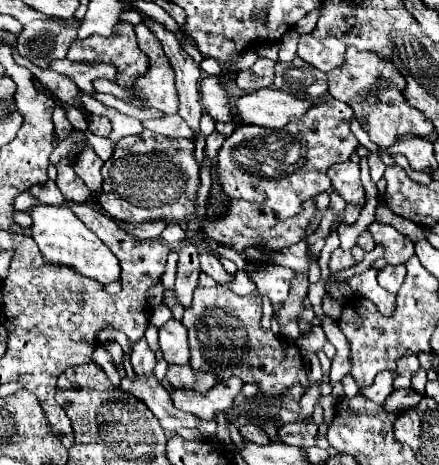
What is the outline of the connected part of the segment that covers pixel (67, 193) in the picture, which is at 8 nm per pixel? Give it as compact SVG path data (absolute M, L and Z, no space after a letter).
M86 141L76 143L76 145L68 151L68 155L64 155L64 157L60 159L60 163L56 165L56 169L58 169L56 185L58 185L58 189L62 191L64 199L66 199L66 201L72 201L72 203L84 203L84 201L88 201L88 197L92 195L92 191L84 185L84 181L76 175L76 171L74 171L72 165L70 165L70 161L76 161L78 155L84 151L84 145L86 145Z

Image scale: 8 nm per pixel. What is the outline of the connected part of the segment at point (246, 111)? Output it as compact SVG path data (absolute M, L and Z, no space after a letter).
M258 89L238 99L238 117L244 123L282 129L292 119L302 119L314 103L276 89Z

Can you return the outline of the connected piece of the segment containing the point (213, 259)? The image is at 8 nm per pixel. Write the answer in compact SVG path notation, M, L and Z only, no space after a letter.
M200 251L200 265L202 265L202 271L208 273L216 283L230 283L234 281L234 275L230 275L218 261L218 257L214 253L208 253L208 251Z

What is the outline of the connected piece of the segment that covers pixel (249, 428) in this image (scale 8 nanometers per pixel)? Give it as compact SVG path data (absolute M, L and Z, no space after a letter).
M248 423L242 427L242 437L246 441L252 441L252 443L258 443L258 445L268 445L272 443L272 439L268 437L268 433L264 431L262 425L254 425L254 423Z

